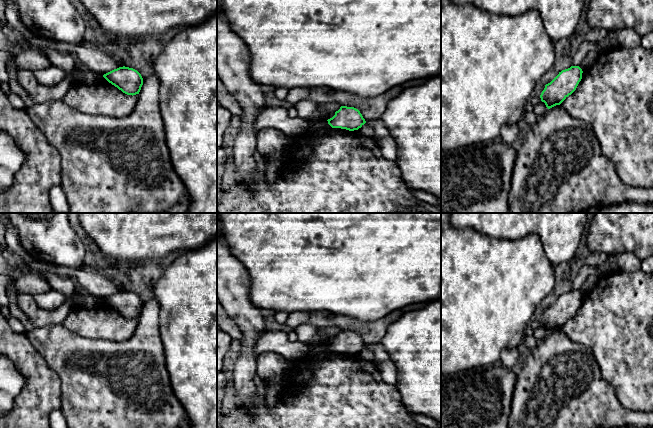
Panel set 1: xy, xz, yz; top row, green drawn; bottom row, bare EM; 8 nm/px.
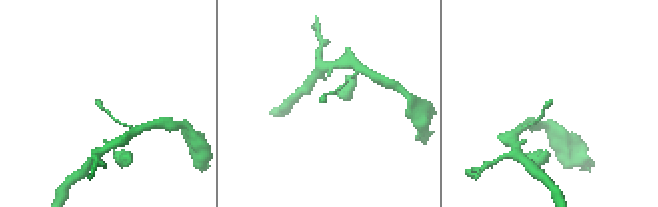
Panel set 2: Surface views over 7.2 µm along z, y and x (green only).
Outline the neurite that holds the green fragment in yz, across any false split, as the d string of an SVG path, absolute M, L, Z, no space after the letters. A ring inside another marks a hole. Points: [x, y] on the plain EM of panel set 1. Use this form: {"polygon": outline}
{"polygon": "M571 290L562 294L548 308L545 309L540 322L548 333L560 329L577 312L582 303L582 293L579 290Z"}

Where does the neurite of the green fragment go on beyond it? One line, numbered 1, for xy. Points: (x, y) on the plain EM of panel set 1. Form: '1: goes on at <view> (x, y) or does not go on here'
1: does not go on here

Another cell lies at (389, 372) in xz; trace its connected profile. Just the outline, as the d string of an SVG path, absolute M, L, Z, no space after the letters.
M380 342L370 344L367 347L374 354L376 364L381 371L383 381L392 385L396 385L398 370L388 352L382 347Z

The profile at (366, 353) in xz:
M366 346L358 353L363 359L376 363L373 352Z

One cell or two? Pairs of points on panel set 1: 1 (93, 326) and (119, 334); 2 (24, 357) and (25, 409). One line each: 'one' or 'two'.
1: one
2: one

